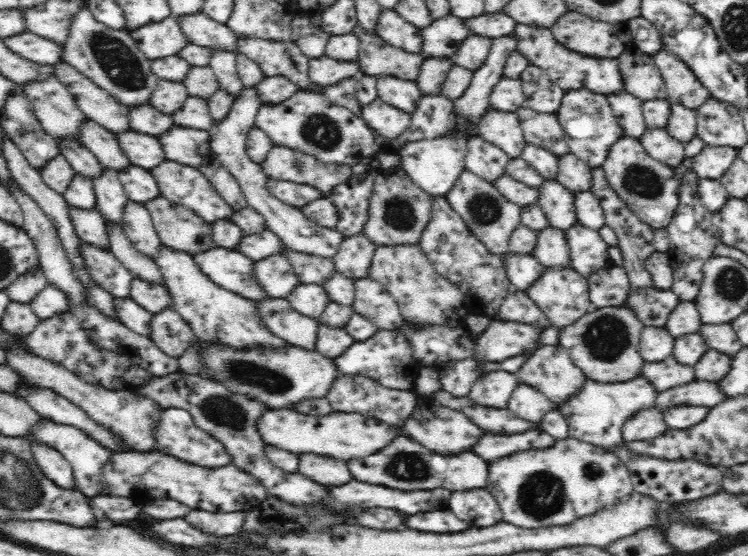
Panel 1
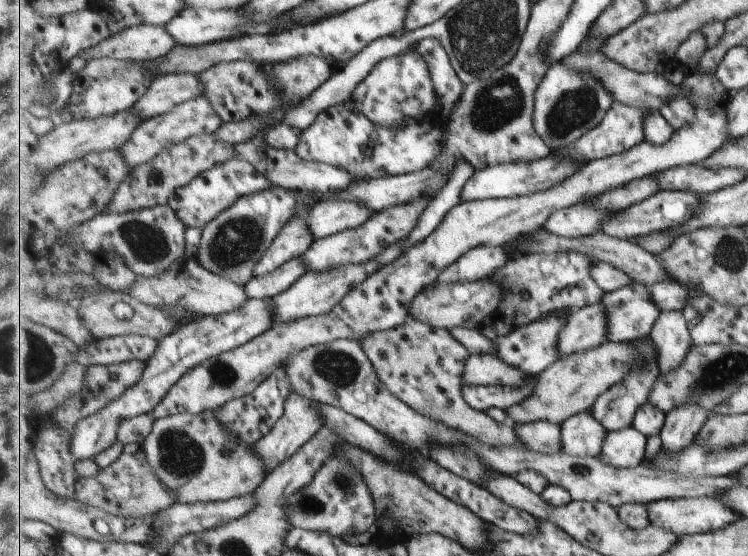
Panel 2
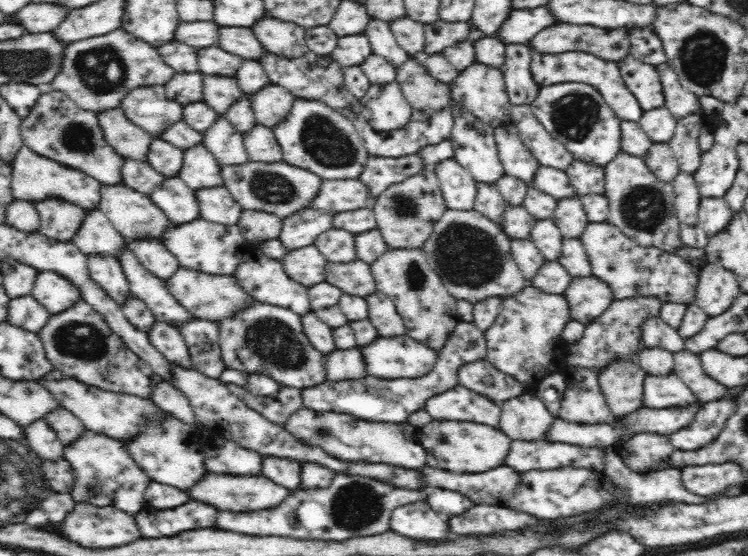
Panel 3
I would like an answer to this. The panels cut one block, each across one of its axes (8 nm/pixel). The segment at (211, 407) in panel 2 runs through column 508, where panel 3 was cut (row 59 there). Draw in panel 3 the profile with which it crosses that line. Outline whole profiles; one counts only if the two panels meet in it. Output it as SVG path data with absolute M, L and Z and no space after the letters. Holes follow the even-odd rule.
M204 48L198 50L198 66L202 74L214 76L234 76L238 66L242 66L242 58L222 50L222 48Z

